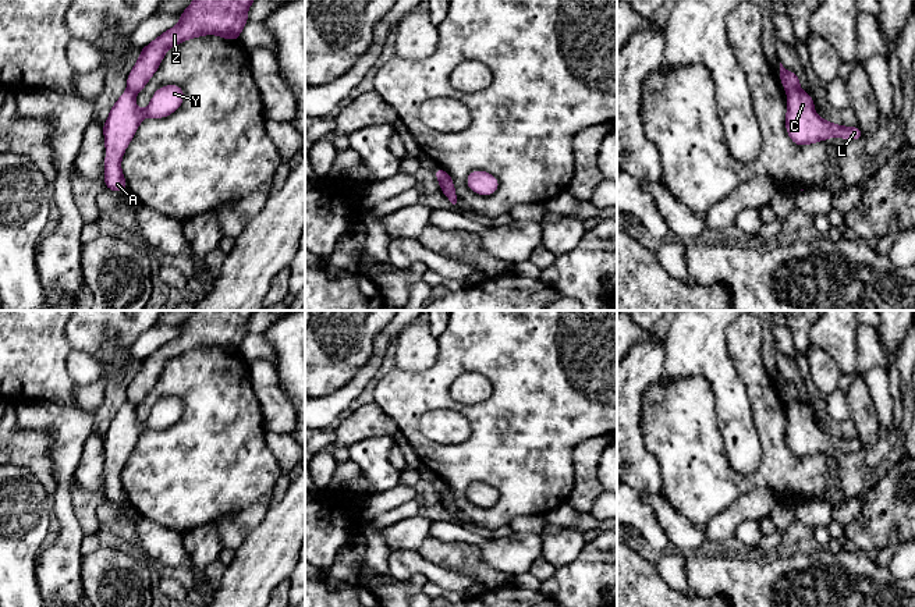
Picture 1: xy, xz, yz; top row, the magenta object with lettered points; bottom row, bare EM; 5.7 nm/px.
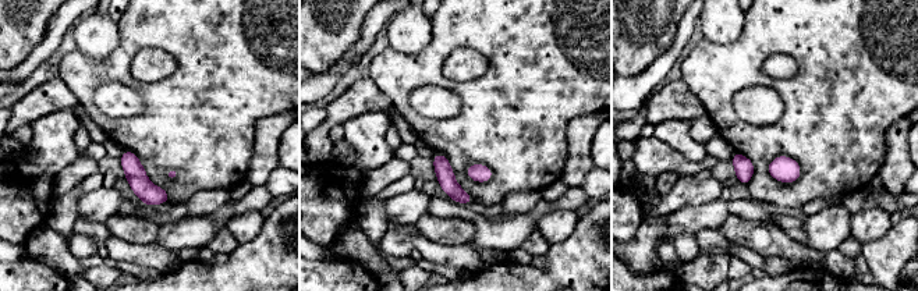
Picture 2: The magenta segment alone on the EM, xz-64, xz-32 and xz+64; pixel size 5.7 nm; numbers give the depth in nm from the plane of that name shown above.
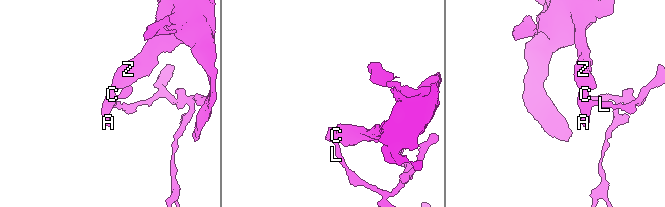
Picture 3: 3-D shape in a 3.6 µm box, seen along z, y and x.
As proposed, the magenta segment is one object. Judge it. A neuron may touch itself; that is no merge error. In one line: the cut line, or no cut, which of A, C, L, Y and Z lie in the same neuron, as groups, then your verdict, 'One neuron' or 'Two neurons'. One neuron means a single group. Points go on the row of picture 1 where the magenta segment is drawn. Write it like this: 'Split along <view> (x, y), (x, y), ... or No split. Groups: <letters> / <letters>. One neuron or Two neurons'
Split along yz (787, 91), (801, 92). Groups: A C L Y / Z. Two neurons

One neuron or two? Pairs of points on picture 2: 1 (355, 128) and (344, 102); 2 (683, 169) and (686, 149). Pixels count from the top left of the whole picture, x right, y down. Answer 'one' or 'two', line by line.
1: two
2: two

